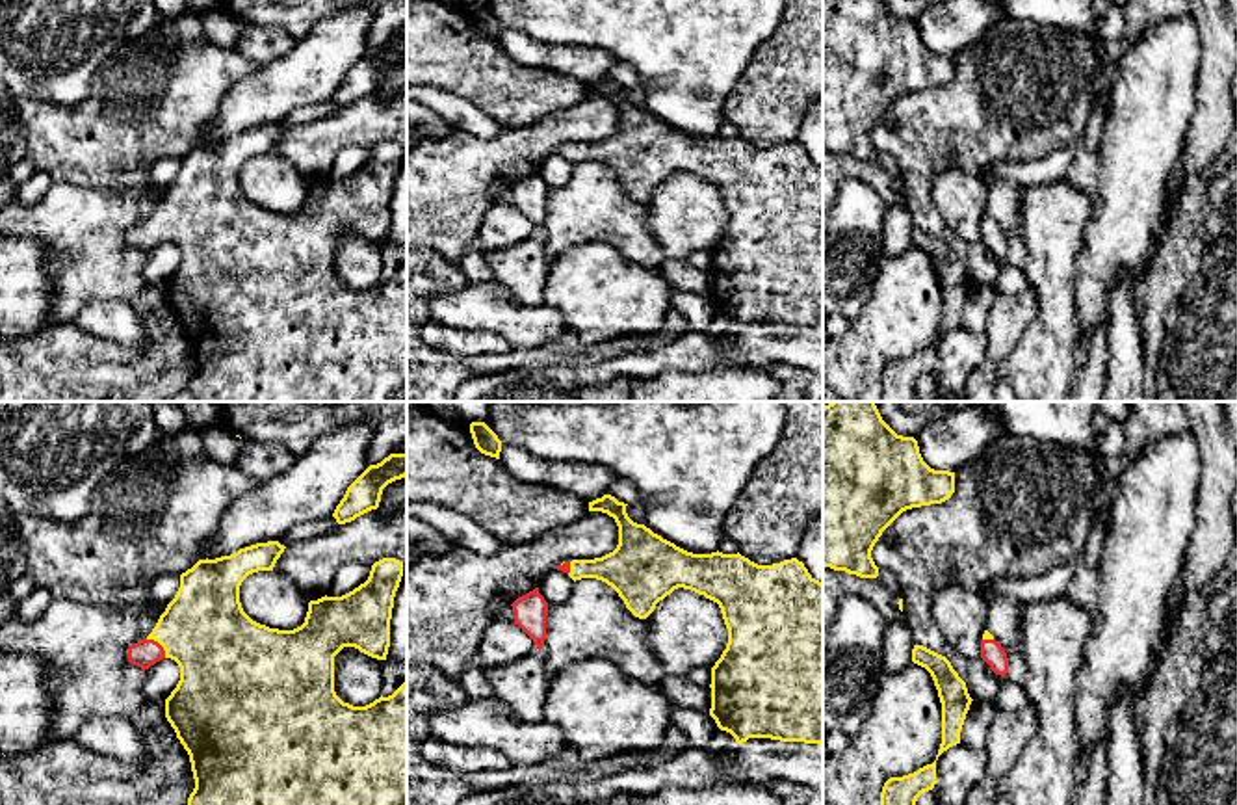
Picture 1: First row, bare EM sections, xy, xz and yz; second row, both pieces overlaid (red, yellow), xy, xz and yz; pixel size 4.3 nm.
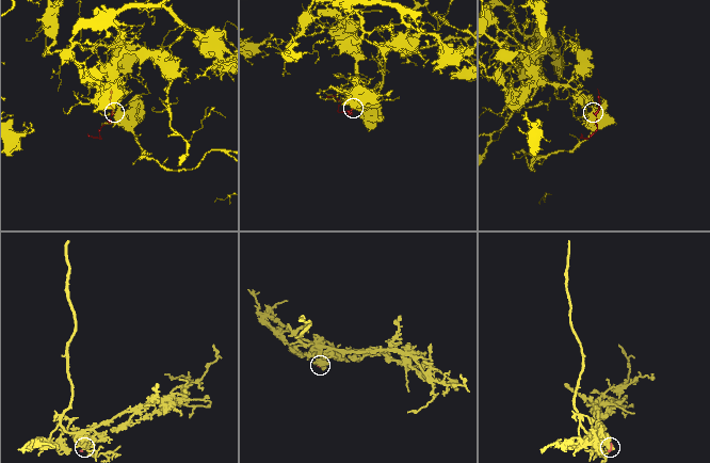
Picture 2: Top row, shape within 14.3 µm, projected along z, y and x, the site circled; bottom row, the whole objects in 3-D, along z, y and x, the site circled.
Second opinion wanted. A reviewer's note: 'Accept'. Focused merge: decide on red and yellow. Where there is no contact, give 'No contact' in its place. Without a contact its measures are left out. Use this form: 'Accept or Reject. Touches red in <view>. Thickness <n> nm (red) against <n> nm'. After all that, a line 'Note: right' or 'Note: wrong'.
Accept. Touches red in xy. Thickness 120 nm (red) against 380 nm
Note: right

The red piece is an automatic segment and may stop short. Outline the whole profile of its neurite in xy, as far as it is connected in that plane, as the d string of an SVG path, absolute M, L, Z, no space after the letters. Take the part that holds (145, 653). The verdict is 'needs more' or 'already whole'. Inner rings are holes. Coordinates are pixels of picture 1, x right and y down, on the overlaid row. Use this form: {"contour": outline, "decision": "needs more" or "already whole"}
{"contour": "M267 541L240 548L230 556L199 560L191 569L180 574L180 587L175 599L167 604L165 612L160 615L152 632L145 640L128 647L128 662L143 671L163 658L175 660L180 667L180 680L165 699L165 718L189 755L195 788L188 798L188 805L407 805L407 680L392 695L381 695L366 706L344 703L334 692L334 656L344 647L355 647L371 658L386 660L394 597L403 576L403 561L396 558L383 558L375 561L364 584L342 597L325 595L318 600L310 600L301 627L293 630L279 630L253 621L243 612L240 602L240 586L253 573L273 571L284 548L286 547L279 541Z", "decision": "needs more"}

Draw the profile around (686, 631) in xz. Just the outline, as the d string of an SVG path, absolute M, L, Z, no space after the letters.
M684 587L659 600L645 623L650 649L667 675L711 669L728 643L719 604Z

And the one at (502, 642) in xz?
M492 621L481 634L477 658L485 667L498 667L537 651L535 641L514 621Z

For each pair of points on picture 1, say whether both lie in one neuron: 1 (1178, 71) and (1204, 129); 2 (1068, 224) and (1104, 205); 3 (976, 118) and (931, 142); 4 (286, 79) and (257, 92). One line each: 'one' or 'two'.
1: two
2: two
3: one
4: one

